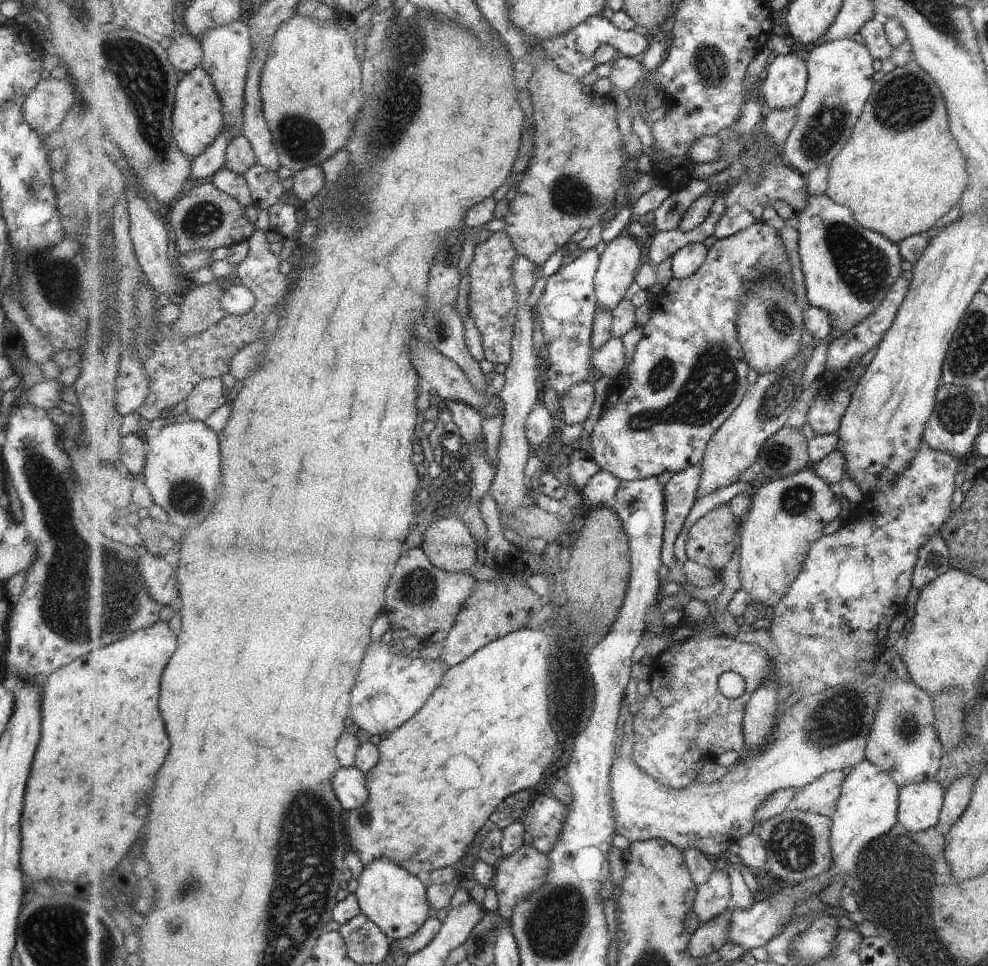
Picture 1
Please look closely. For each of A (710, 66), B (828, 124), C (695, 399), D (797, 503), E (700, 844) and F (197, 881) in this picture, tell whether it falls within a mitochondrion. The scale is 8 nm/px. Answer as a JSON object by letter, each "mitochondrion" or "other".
{"A":"mitochondrion","B":"mitochondrion","C":"mitochondrion","D":"mitochondrion","E":"other","F":"mitochondrion"}

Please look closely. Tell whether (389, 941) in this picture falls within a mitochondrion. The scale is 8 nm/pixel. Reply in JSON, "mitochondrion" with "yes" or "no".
{"mitochondrion":"no"}

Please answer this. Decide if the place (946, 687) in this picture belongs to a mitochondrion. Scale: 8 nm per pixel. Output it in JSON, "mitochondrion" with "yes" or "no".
{"mitochondrion":"no"}

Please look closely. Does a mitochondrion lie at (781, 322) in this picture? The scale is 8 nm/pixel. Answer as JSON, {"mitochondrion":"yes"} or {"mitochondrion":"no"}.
{"mitochondrion":"yes"}

